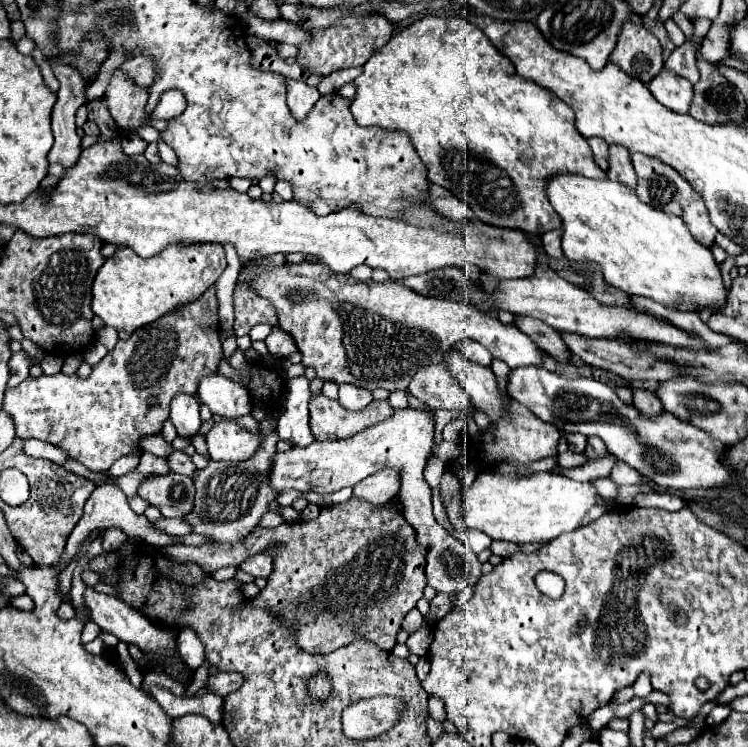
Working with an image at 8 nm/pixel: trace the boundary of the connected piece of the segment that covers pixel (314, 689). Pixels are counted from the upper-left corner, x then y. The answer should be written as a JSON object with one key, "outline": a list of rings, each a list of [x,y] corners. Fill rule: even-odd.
{"outline":[[[318,671],[308,679],[307,687],[314,699],[322,699],[322,701],[326,701],[328,693],[332,691],[332,683],[322,671]]]}

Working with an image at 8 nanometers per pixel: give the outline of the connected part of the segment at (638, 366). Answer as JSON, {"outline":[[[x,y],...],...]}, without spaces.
{"outline":[[[560,331],[560,335],[562,335],[566,347],[570,349],[570,353],[580,357],[584,363],[588,363],[592,367],[600,367],[600,369],[612,371],[618,377],[628,379],[628,381],[666,381],[666,379],[676,377],[676,373],[678,373],[678,365],[676,363],[670,363],[668,359],[652,359],[650,353],[636,355],[636,353],[632,353],[632,349],[626,343],[620,343],[620,341],[592,339],[592,337],[586,337],[586,335],[564,333],[564,331]]]}

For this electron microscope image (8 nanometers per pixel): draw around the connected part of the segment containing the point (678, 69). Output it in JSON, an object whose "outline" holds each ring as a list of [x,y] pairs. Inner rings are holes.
{"outline":[[[686,41],[682,47],[676,47],[670,57],[666,59],[666,67],[676,75],[682,75],[692,85],[698,81],[700,73],[696,67],[696,47],[692,41]]]}

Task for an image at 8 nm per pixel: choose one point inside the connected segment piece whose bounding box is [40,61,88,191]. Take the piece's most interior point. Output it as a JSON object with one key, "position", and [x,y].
{"position":[66,150]}

